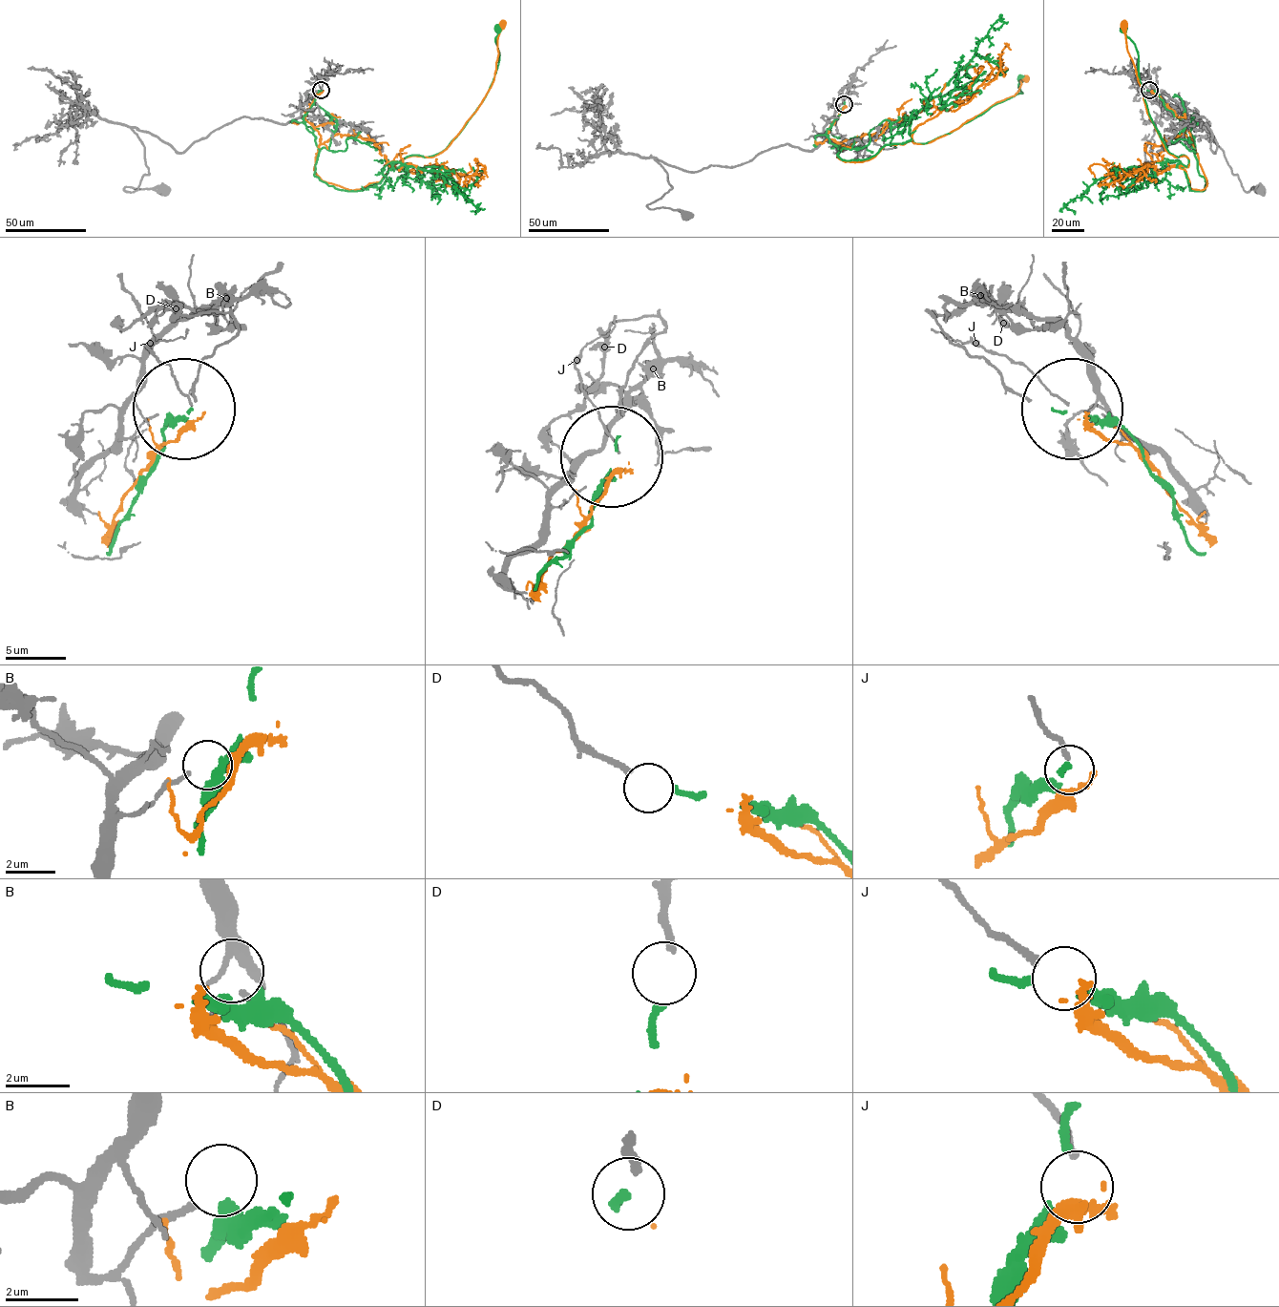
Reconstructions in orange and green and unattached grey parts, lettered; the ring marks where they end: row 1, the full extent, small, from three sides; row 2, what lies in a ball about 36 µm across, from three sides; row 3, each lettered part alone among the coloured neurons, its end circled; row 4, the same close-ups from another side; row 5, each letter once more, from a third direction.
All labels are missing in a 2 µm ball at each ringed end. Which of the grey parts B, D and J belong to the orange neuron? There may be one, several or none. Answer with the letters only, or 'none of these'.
J

